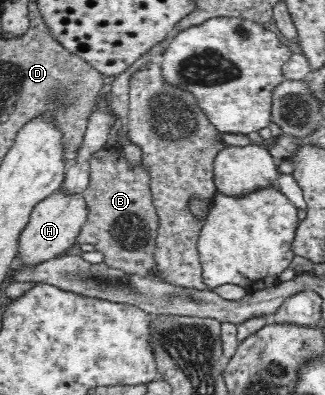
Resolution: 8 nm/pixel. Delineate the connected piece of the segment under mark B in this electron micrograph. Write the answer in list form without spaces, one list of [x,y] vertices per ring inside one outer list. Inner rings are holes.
[[[102,145],[89,157],[90,180],[87,189],[82,193],[86,203],[87,217],[77,233],[75,246],[93,245],[95,251],[102,253],[102,262],[109,267],[119,268],[129,274],[149,275],[156,267],[154,258],[157,249],[159,230],[159,216],[153,203],[150,188],[150,171],[143,168],[143,161],[139,165],[132,165],[125,156],[122,147]]]

